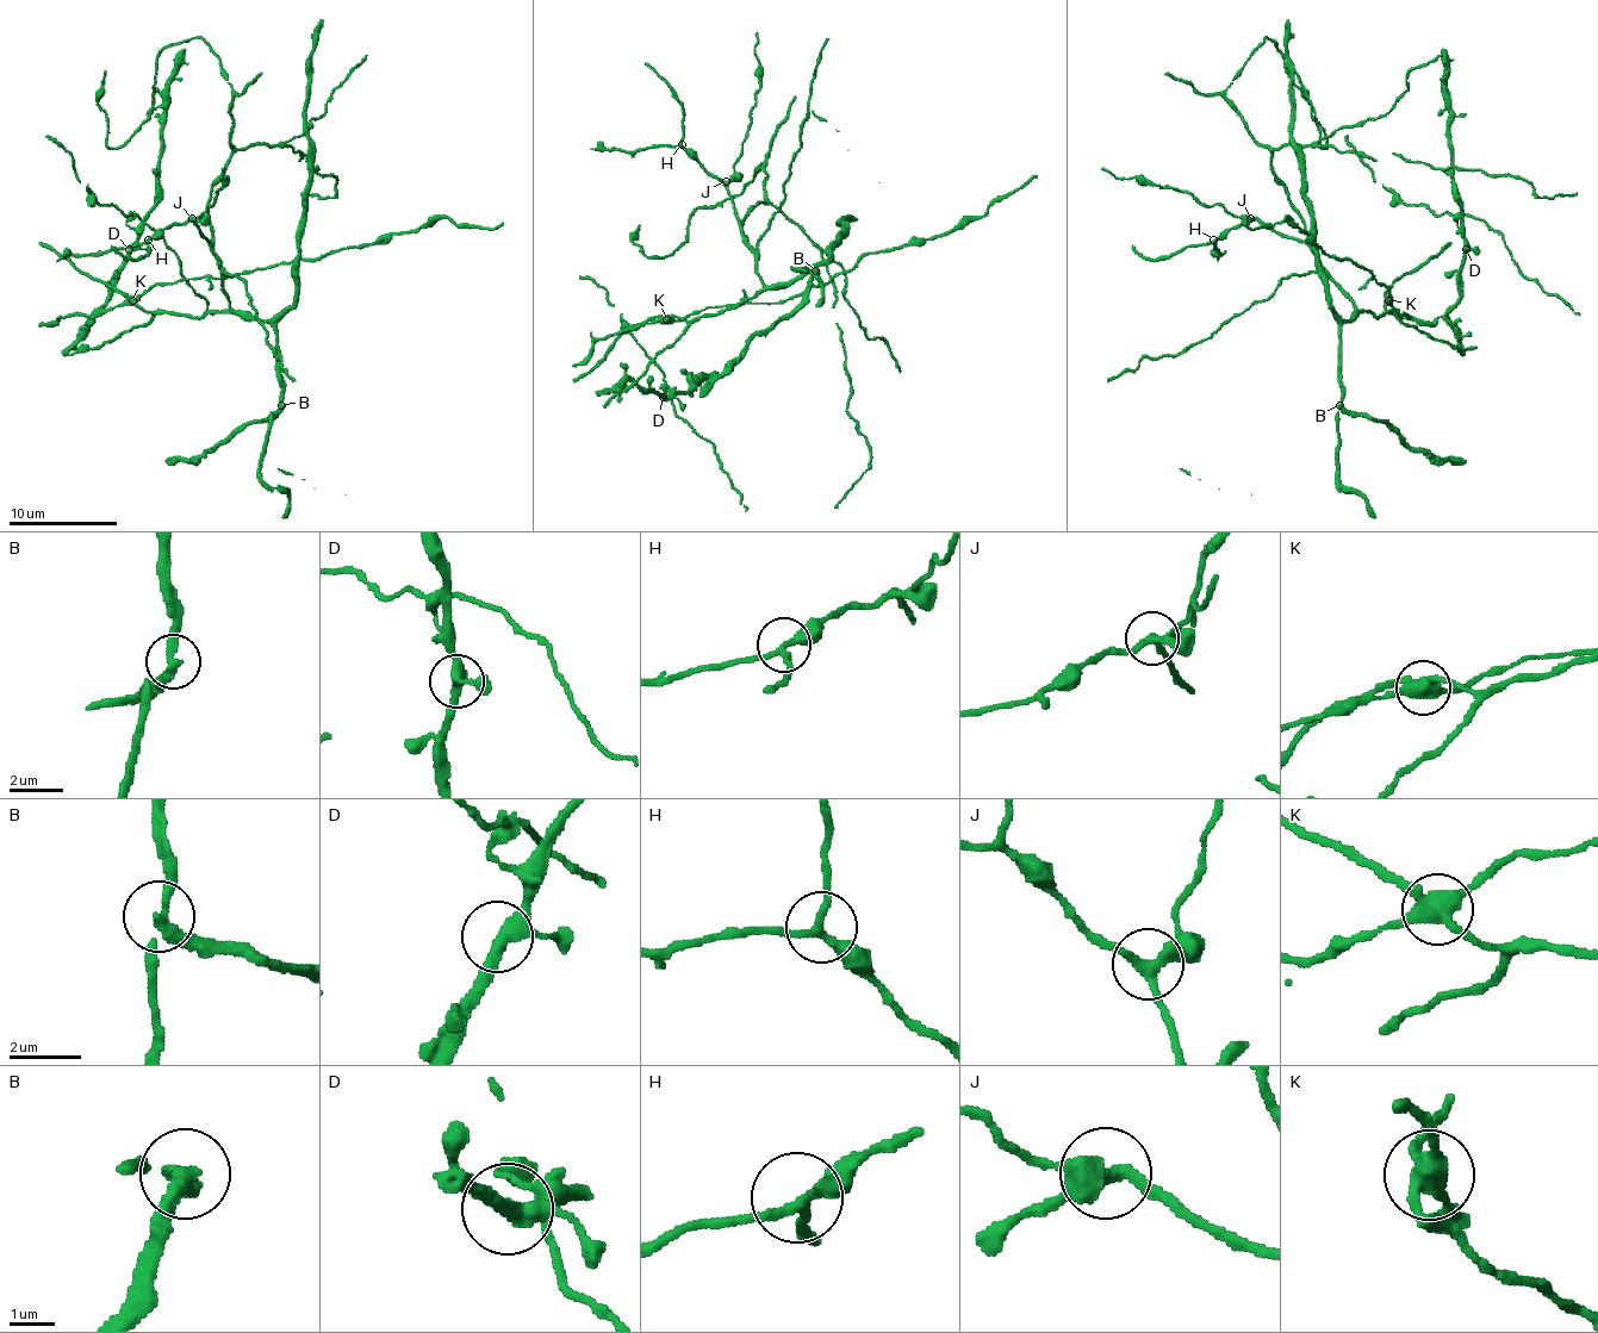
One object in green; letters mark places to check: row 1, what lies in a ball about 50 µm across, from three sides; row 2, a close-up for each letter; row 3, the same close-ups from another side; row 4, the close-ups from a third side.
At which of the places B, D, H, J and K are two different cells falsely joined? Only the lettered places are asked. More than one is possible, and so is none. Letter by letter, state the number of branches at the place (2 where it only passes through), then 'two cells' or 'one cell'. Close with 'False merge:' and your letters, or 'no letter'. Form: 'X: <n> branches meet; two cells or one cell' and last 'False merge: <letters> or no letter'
B: 3 branches meet; two cells
D: 3 branches meet; one cell
H: 3 branches meet; one cell
J: 3 branches meet; one cell
K: 4 branches meet; two cells
False merge: B, K

